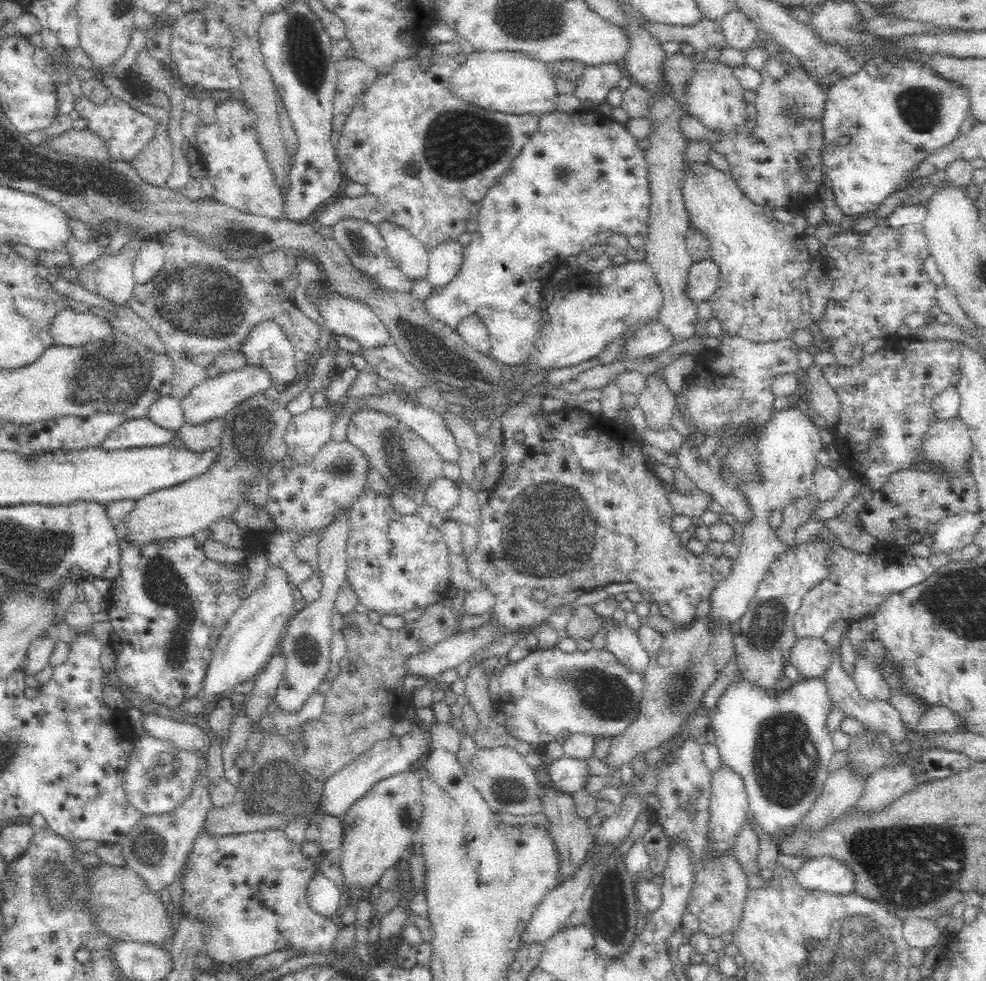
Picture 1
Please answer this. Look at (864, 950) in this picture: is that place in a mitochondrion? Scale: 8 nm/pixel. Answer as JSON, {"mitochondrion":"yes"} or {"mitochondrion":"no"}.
{"mitochondrion":"yes"}

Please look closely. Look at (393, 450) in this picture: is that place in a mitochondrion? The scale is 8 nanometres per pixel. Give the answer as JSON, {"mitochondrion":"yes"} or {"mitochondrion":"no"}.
{"mitochondrion":"yes"}

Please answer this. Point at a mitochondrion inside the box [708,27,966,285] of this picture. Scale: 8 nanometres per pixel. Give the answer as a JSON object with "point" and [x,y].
{"point":[920,109]}

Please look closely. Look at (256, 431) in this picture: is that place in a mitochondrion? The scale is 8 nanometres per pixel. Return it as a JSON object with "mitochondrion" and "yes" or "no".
{"mitochondrion":"yes"}

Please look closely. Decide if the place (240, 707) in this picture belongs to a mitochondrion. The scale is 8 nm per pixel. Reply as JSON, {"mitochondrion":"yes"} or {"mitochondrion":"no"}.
{"mitochondrion":"no"}

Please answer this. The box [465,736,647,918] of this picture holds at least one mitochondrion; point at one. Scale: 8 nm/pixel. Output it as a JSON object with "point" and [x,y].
{"point":[507,790]}

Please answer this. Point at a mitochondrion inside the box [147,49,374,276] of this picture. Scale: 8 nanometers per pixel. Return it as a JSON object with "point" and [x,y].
{"point":[239,233]}

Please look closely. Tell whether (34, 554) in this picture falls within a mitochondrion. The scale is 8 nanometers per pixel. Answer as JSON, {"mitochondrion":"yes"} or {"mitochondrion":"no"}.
{"mitochondrion":"yes"}

